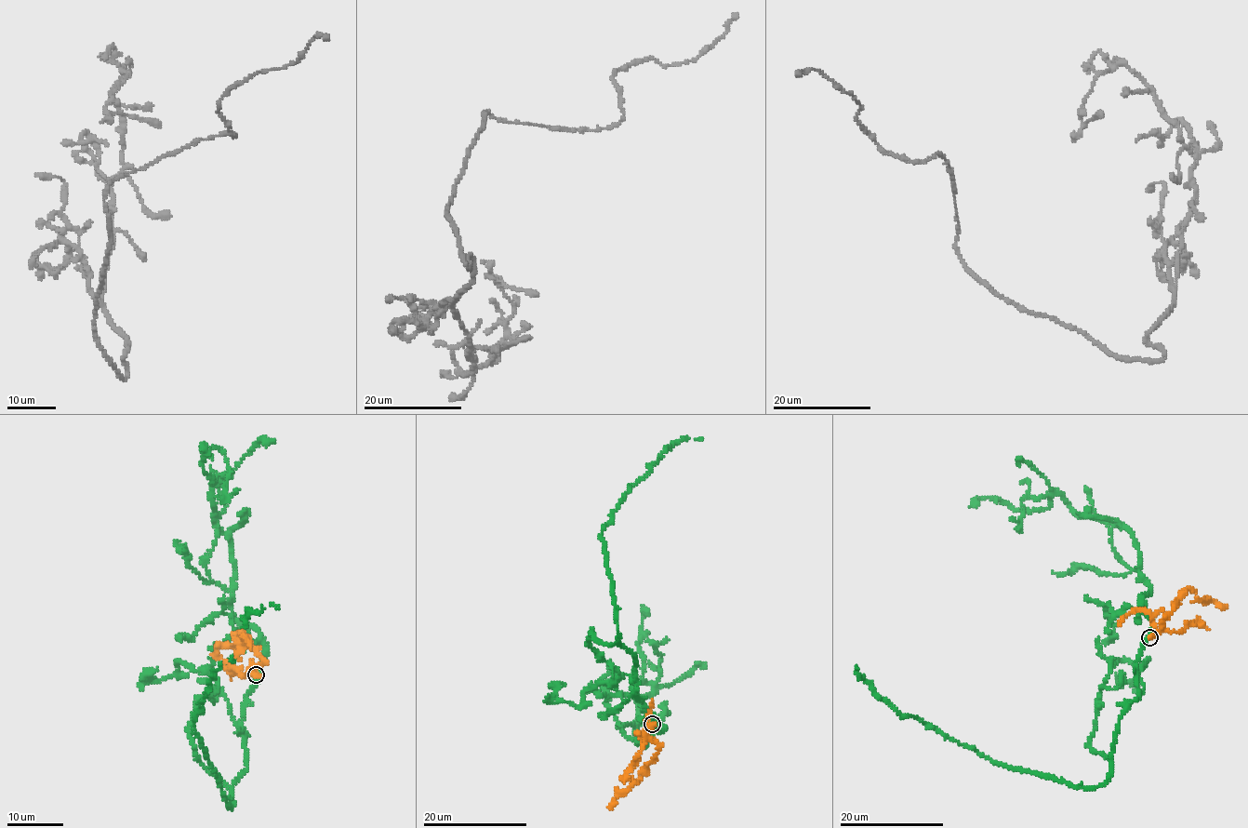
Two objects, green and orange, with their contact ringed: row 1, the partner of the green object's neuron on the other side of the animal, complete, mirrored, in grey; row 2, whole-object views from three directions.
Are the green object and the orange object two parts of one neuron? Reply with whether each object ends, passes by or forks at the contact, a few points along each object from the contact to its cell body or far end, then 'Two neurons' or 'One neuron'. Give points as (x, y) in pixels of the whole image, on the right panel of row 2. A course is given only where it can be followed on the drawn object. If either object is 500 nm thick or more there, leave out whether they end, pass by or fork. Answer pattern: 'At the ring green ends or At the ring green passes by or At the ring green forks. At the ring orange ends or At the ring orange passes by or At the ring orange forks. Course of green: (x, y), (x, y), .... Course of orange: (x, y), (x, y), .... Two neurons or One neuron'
At the ring green passes by. At the ring orange ends. Course of green: (1149, 636), (1136, 664), (1138, 697), (1121, 716), (1111, 773), (1093, 787), (995, 764), (899, 714), (857, 668). Course of orange: (1149, 636), (1159, 629), (1173, 604), (1187, 589), (1195, 592), (1198, 599), (1213, 600), (1224, 607), (1228, 606). Two neurons

